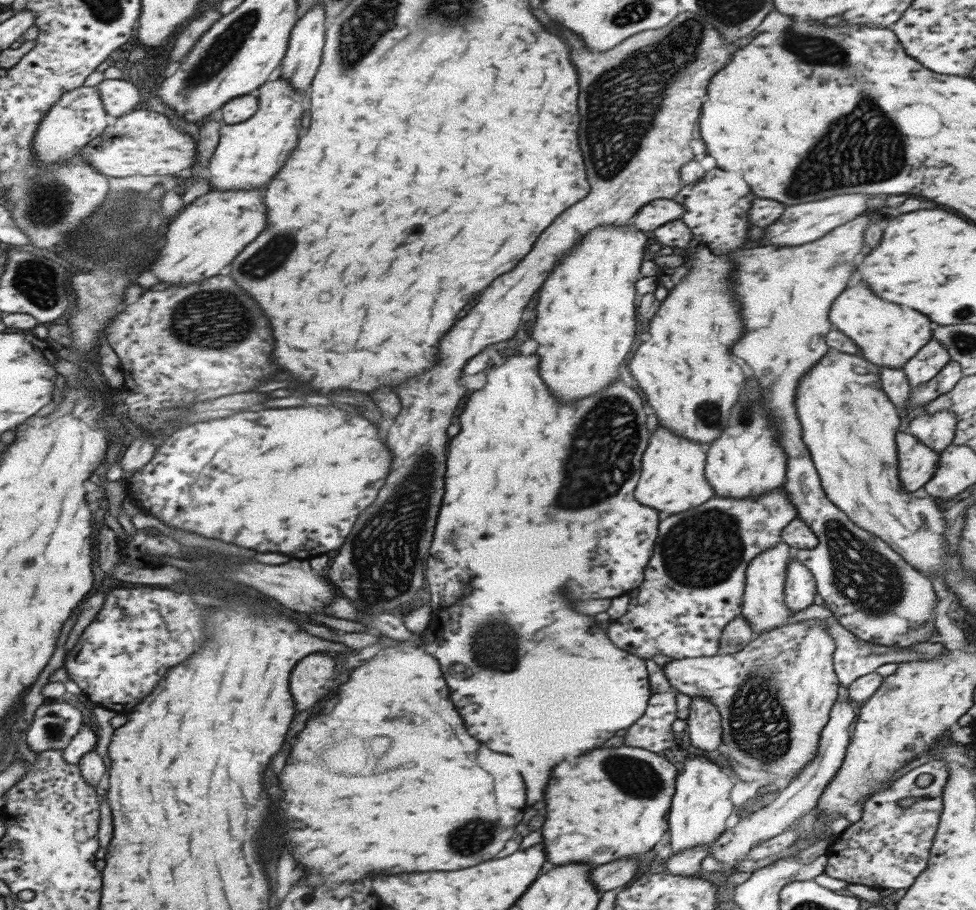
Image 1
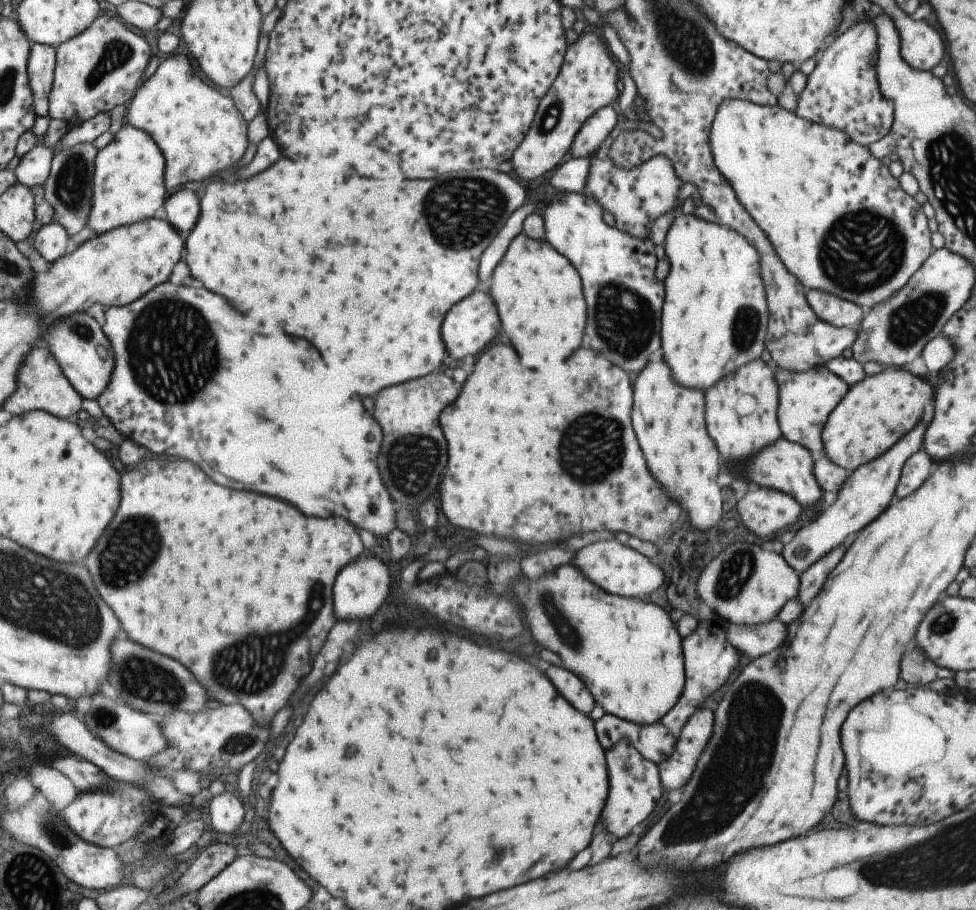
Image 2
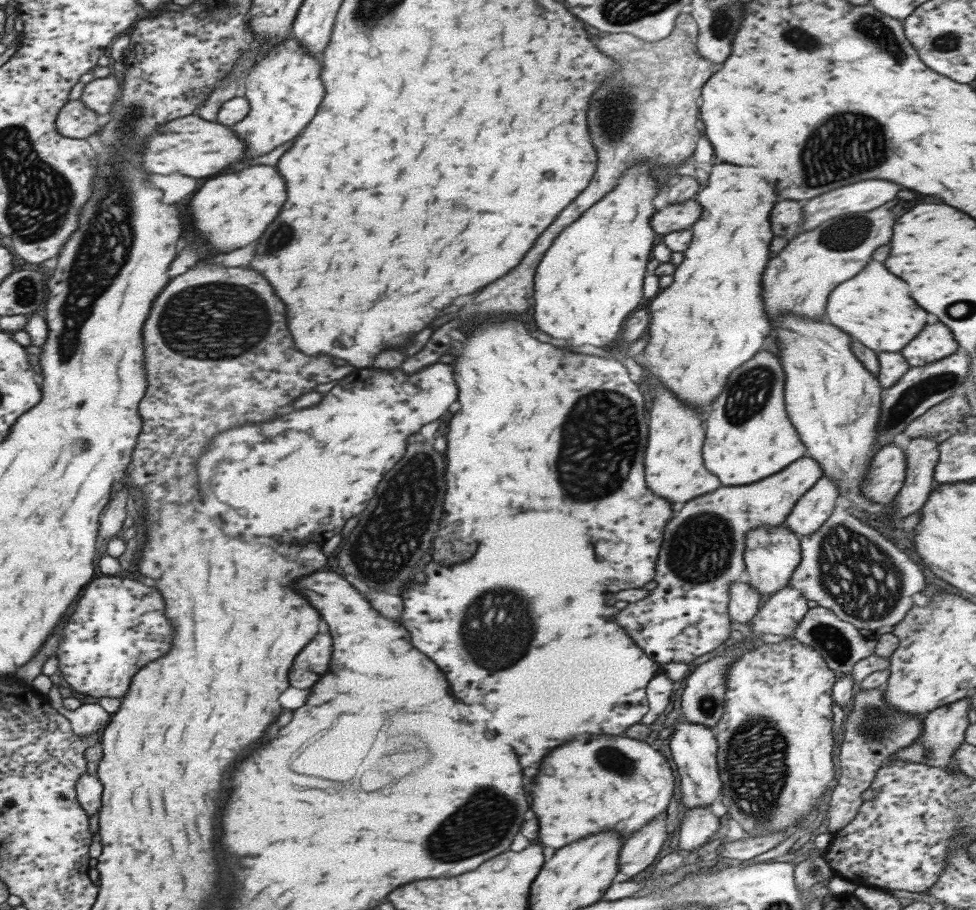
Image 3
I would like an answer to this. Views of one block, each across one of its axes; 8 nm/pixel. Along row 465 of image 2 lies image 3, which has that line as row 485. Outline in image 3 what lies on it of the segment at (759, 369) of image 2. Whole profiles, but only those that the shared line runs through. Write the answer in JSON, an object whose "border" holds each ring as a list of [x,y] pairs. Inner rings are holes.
{"border":[[[757,352],[727,378],[725,390],[721,390],[721,396],[713,402],[703,422],[703,466],[719,478],[721,486],[749,486],[761,482],[797,462],[807,450],[787,418],[783,378],[783,366],[779,366],[775,356]]]}

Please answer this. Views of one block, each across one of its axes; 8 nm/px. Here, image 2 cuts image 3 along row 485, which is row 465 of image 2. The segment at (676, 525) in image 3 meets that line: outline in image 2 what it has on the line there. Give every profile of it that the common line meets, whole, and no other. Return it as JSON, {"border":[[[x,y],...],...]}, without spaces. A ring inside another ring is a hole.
{"border":[[[781,440],[775,446],[769,446],[769,450],[761,450],[761,454],[753,458],[745,474],[749,474],[749,480],[755,486],[789,494],[803,510],[809,510],[813,504],[817,504],[823,498],[823,488],[819,486],[813,474],[813,468],[815,468],[815,462],[811,460],[811,454],[807,448],[793,444],[789,440]]]}

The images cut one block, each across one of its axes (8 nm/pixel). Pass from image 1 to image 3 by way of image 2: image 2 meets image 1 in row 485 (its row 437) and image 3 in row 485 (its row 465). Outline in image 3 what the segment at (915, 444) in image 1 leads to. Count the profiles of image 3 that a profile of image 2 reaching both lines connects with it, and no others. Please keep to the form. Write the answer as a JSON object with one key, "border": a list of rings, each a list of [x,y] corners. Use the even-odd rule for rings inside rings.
{"border":[[[893,442],[885,444],[873,456],[873,464],[869,466],[869,474],[865,476],[863,494],[877,504],[893,502],[905,484],[905,472],[905,450],[897,448]]]}

